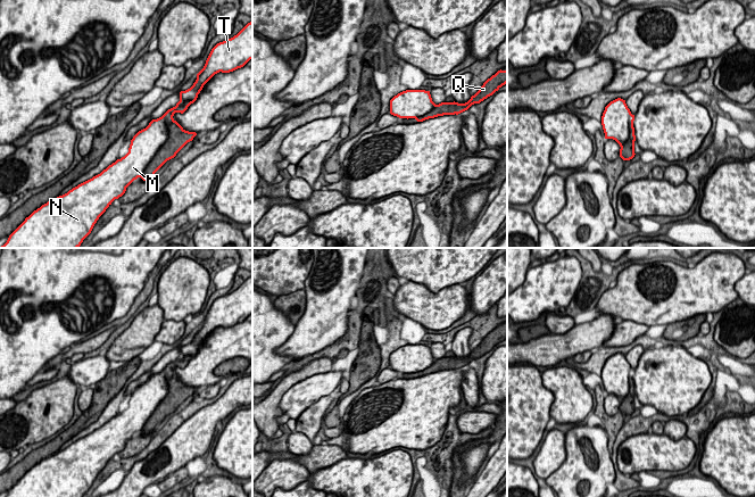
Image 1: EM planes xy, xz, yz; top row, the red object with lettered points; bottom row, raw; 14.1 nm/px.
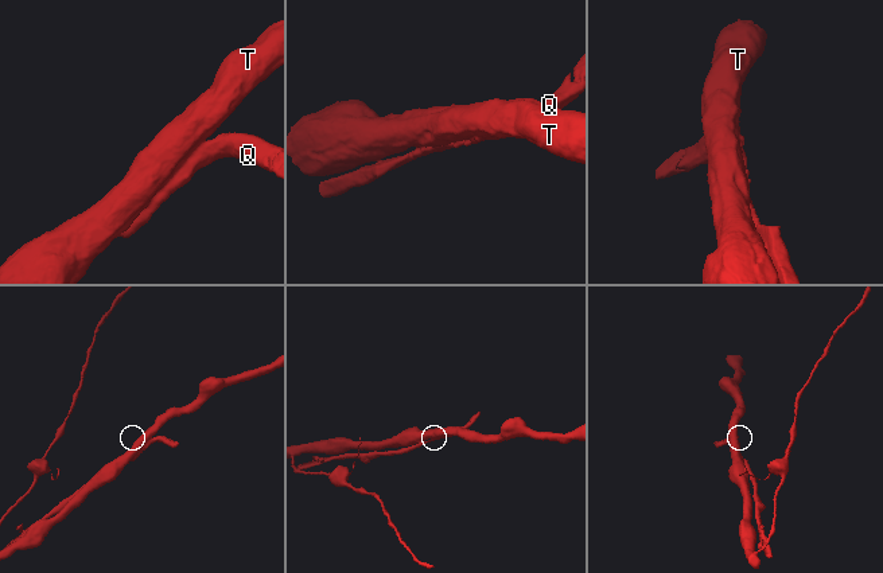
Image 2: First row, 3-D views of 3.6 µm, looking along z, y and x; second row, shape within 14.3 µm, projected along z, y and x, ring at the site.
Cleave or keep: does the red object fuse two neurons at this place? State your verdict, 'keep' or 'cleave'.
cleave

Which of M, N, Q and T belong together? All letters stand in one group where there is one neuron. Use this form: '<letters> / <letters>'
M N T / Q

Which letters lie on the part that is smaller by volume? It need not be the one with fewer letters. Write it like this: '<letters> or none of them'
Q

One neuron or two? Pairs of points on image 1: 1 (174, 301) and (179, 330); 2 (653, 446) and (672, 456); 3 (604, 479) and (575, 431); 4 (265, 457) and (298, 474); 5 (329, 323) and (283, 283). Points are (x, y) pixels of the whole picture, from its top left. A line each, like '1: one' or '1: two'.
1: two
2: one
3: one
4: two
5: two

